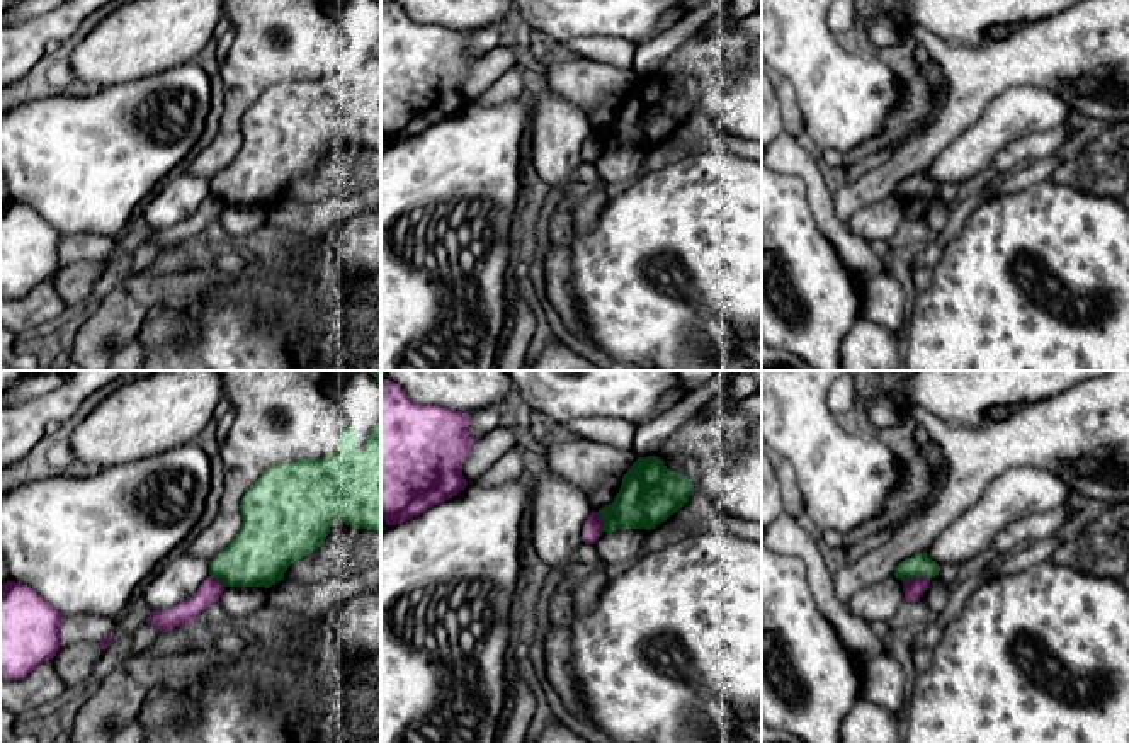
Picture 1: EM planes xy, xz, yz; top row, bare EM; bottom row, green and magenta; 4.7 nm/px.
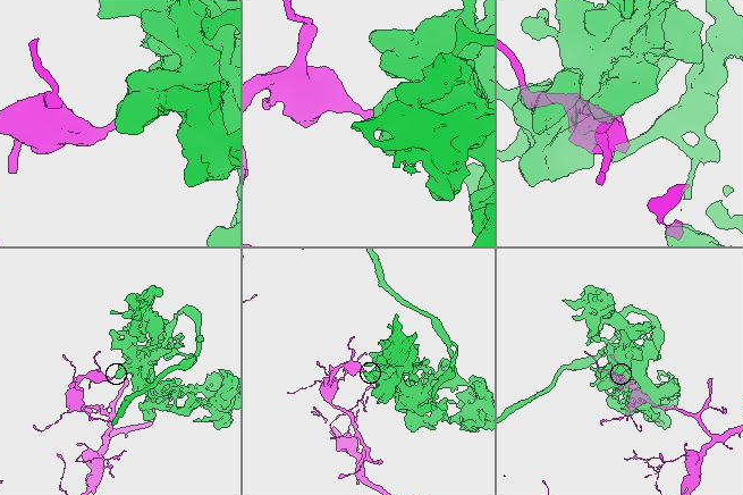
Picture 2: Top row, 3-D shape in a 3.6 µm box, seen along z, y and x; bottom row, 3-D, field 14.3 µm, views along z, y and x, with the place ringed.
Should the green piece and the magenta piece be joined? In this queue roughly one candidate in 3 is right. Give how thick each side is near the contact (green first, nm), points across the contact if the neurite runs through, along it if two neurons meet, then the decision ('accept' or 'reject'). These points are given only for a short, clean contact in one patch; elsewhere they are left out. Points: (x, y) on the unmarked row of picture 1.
110/100 nm | along yz (929, 198), (907, 198), (903, 201) | reject

